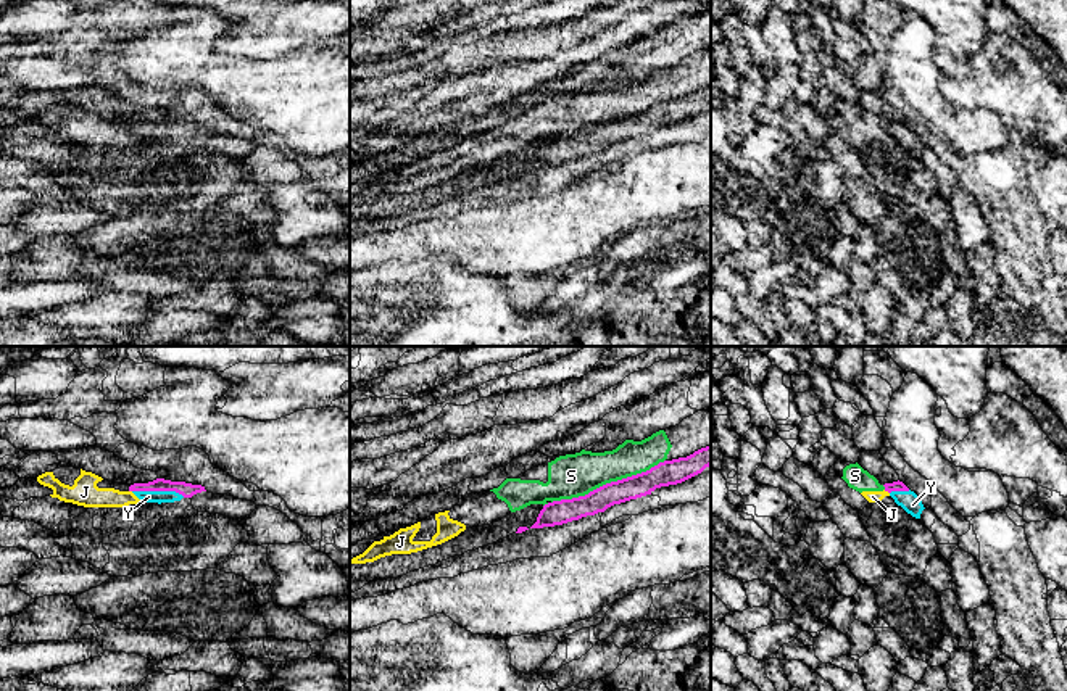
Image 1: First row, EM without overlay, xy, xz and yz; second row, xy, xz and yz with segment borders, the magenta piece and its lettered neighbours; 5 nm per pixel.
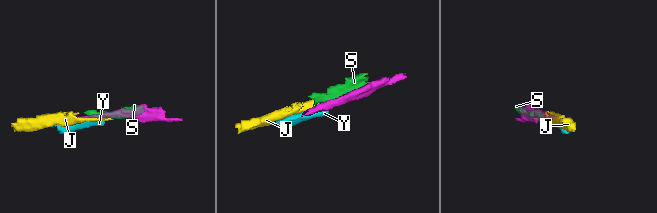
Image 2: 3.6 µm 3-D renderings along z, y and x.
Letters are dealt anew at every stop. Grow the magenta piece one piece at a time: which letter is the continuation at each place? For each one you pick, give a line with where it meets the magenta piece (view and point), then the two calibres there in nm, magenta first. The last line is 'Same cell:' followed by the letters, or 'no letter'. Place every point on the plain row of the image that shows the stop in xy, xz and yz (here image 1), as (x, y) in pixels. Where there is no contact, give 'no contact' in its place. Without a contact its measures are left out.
Y: meets magenta in xy at (158, 129); 80 nm thick on the magenta side, 60 nm on the other
Same cell: Y

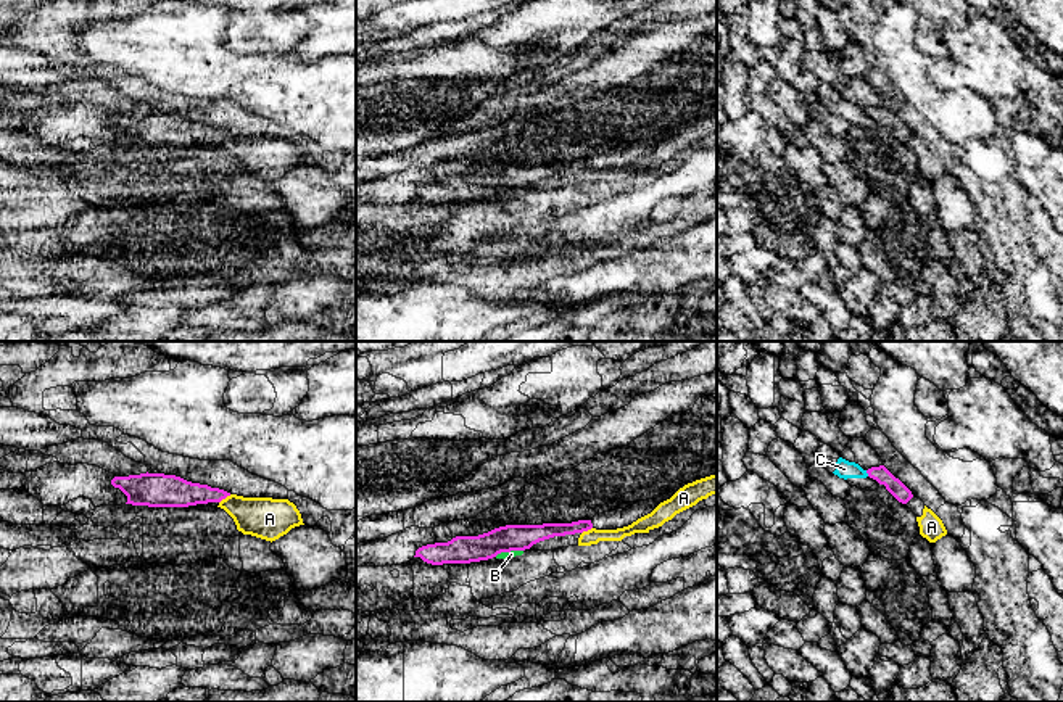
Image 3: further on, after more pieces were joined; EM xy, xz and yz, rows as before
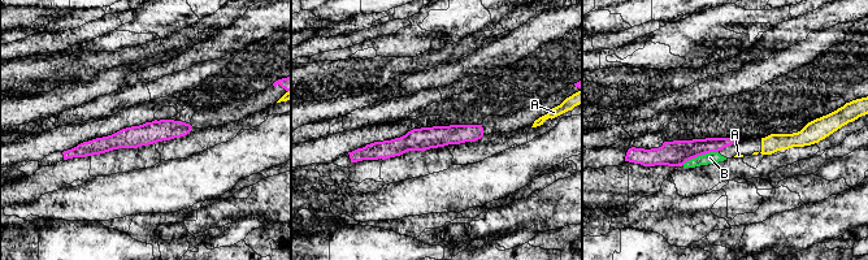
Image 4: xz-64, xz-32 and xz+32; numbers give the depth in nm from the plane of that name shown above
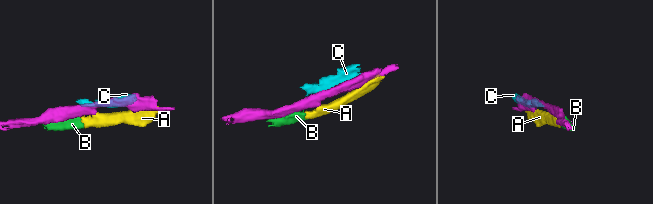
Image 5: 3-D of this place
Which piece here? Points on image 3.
Same cell: no letter

